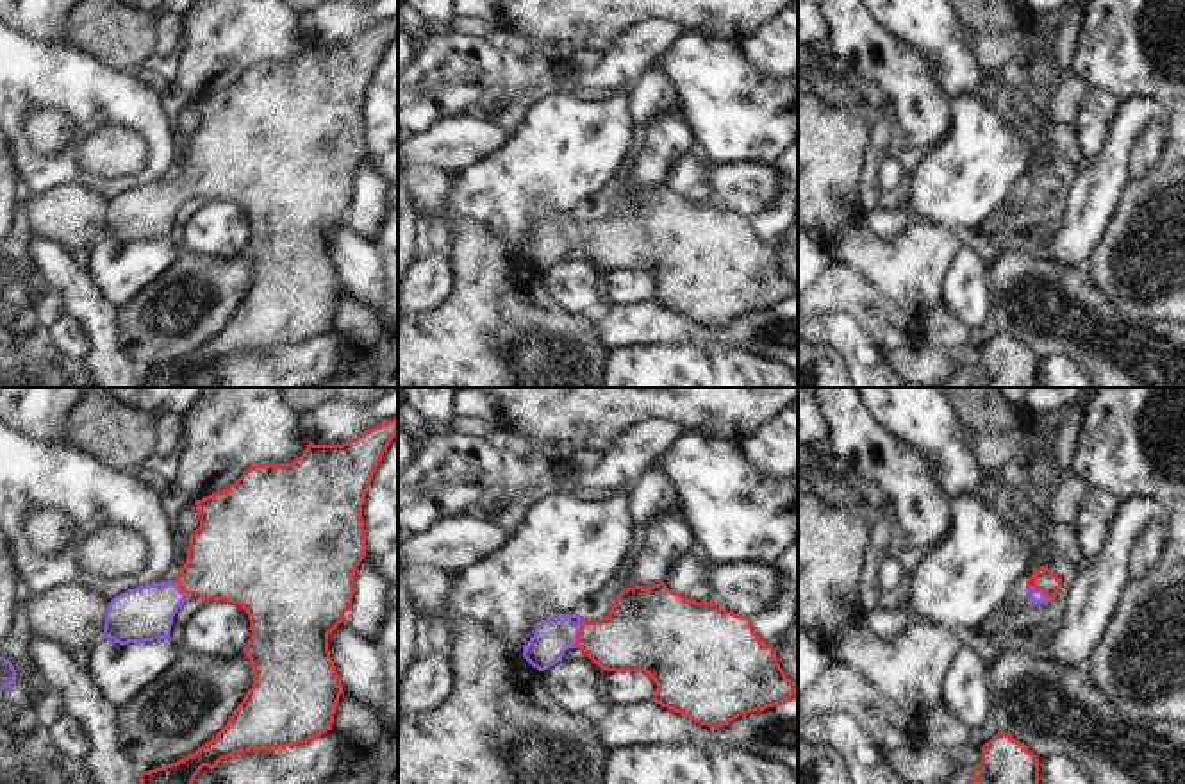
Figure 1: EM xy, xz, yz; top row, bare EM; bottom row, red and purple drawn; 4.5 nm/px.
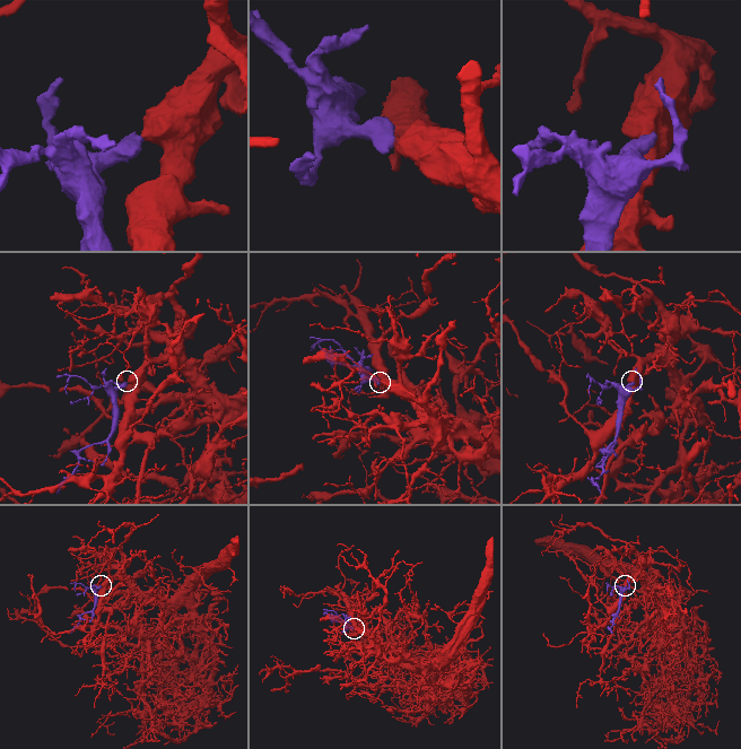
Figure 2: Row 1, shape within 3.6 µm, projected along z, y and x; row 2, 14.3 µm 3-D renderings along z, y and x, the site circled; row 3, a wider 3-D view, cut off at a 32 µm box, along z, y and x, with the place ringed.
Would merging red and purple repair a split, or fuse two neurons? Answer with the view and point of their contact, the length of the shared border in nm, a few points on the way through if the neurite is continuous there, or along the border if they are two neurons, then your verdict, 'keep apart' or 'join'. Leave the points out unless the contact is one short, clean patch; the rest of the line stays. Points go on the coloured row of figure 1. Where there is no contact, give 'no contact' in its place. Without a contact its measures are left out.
contact xz (580, 631); length 140 nm; way xz (636, 634), (580, 631), (555, 634); join

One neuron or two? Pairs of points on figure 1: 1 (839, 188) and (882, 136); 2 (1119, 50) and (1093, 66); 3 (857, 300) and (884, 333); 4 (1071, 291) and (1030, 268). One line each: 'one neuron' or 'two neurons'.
1: two neurons
2: one neuron
3: one neuron
4: one neuron

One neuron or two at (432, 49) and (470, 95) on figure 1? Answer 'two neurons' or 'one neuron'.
one neuron

